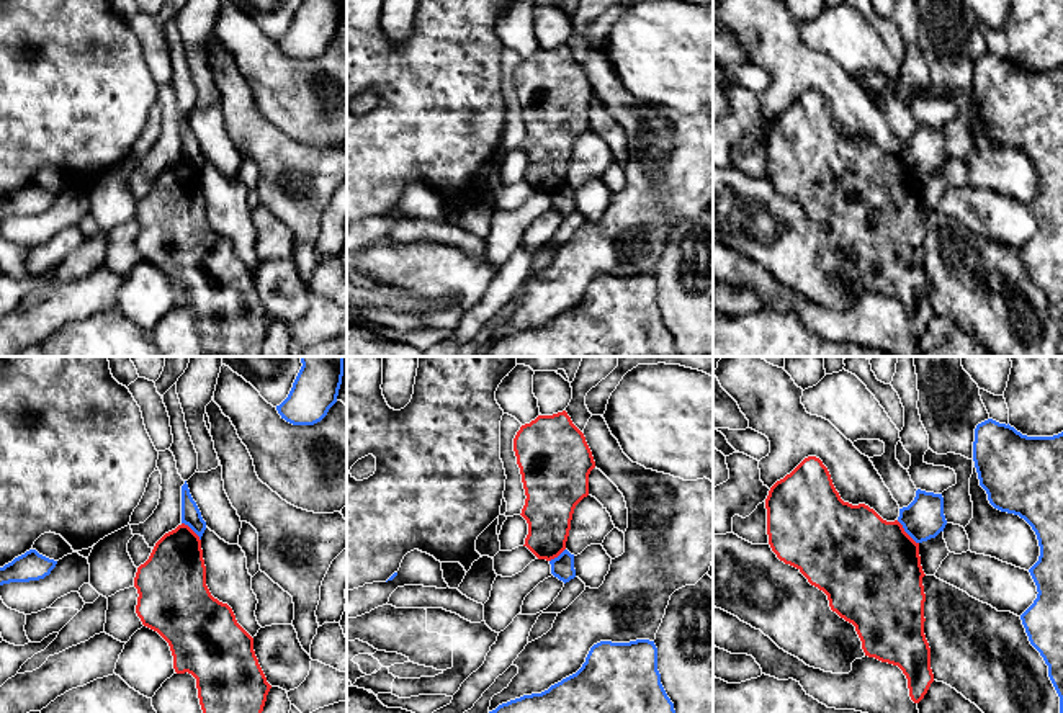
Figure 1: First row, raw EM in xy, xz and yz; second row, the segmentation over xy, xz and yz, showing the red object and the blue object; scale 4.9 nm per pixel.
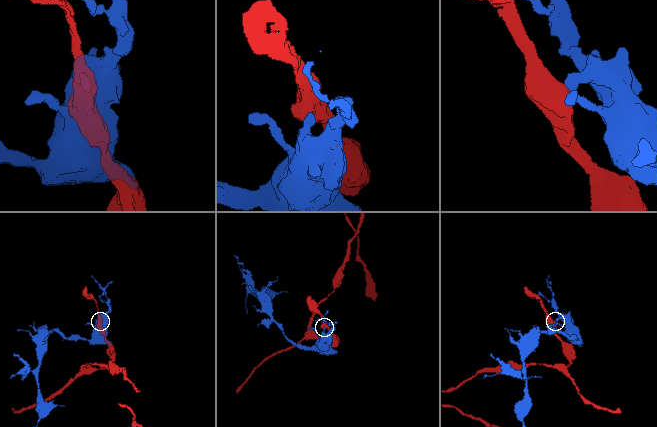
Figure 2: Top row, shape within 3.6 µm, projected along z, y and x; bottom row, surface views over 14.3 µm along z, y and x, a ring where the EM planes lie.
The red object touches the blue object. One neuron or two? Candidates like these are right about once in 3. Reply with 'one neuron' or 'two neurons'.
two neurons

